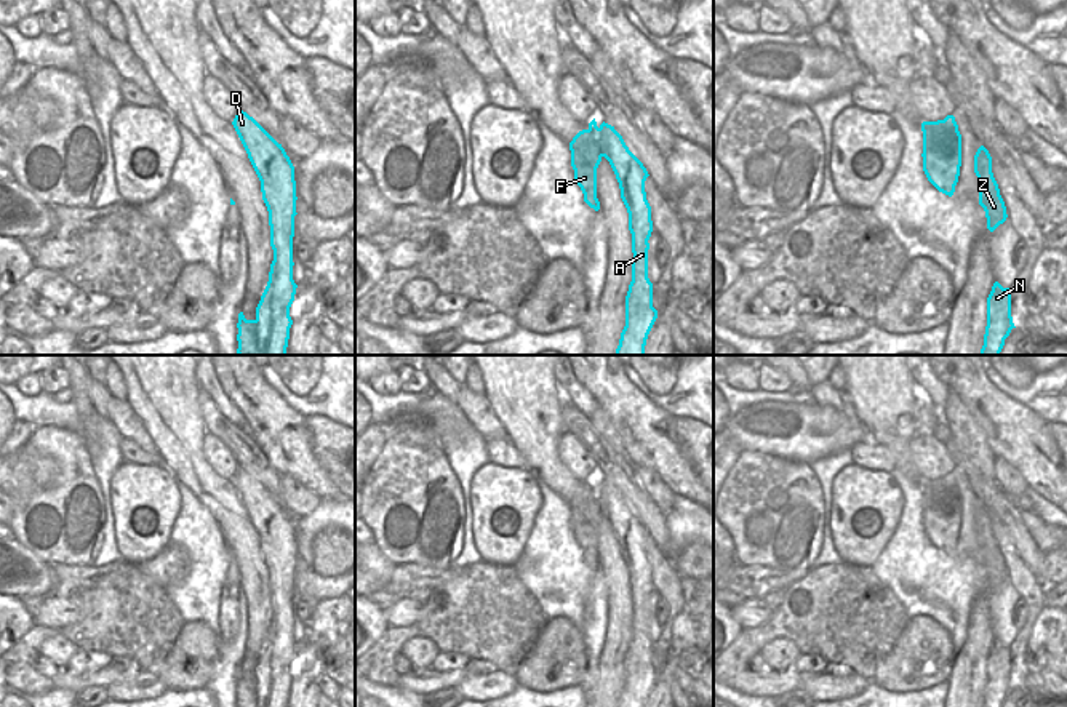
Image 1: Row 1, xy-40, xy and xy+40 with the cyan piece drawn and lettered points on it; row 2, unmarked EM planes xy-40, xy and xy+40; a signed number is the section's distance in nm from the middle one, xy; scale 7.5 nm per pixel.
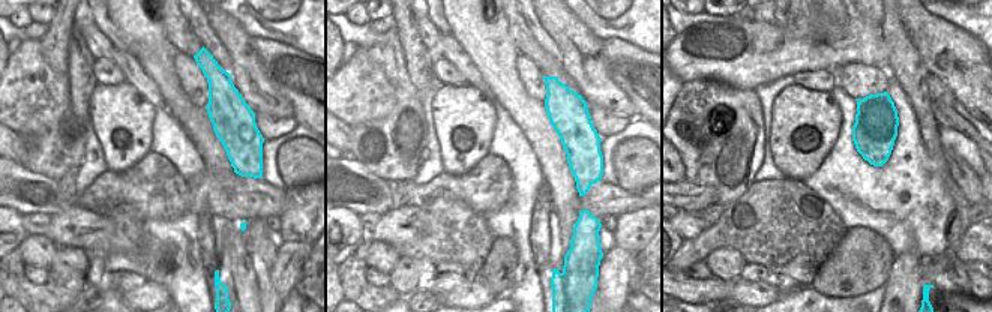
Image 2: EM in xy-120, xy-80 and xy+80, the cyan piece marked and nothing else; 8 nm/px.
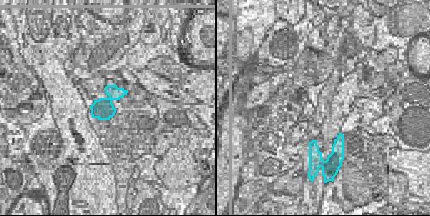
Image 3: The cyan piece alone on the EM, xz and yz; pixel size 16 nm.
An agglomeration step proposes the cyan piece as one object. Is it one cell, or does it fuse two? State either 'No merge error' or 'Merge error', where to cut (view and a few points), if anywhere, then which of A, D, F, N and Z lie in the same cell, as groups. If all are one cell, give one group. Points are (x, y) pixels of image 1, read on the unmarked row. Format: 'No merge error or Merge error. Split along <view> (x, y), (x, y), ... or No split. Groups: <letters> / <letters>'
Merge error. Split along xy (599, 487), (603, 514). Groups: A D N Z / F.

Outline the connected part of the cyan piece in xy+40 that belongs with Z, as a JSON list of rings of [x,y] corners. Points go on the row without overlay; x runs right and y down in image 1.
[[[981,504],[974,513],[974,531],[979,542],[979,563],[985,569],[987,587],[993,590],[1006,579],[1008,573],[998,542],[992,531],[992,515],[984,504]]]

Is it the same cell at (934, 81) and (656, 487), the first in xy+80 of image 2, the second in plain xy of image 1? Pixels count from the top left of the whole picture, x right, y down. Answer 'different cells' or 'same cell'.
same cell

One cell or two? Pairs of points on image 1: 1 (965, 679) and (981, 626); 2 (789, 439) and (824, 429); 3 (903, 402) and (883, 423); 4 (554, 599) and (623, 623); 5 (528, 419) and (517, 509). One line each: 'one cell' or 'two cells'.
1: one cell
2: one cell
3: one cell
4: two cells
5: two cells

